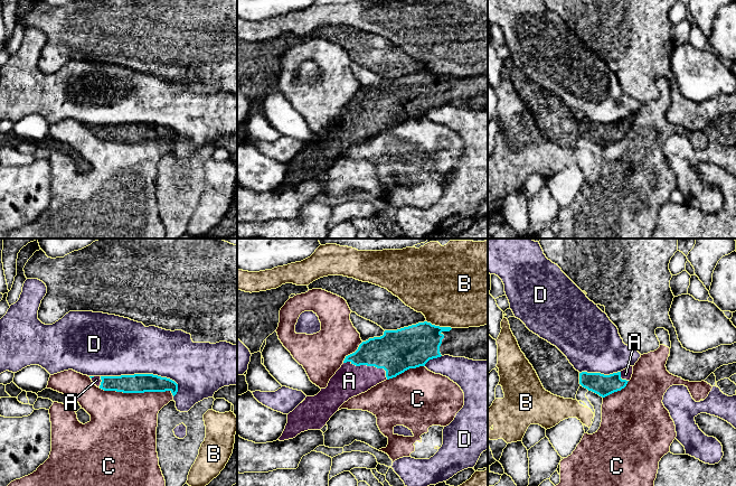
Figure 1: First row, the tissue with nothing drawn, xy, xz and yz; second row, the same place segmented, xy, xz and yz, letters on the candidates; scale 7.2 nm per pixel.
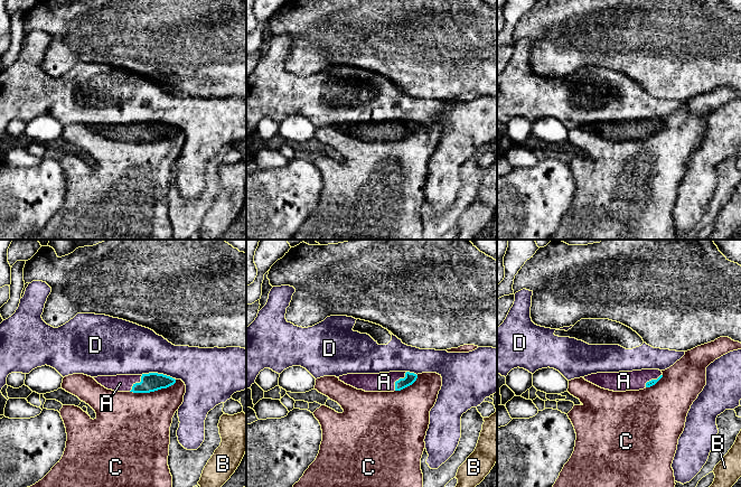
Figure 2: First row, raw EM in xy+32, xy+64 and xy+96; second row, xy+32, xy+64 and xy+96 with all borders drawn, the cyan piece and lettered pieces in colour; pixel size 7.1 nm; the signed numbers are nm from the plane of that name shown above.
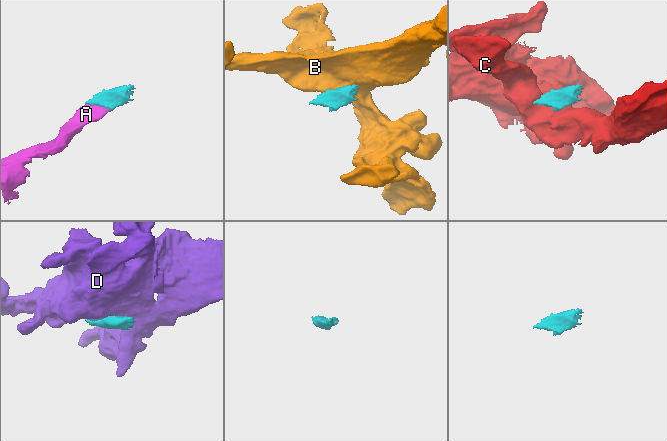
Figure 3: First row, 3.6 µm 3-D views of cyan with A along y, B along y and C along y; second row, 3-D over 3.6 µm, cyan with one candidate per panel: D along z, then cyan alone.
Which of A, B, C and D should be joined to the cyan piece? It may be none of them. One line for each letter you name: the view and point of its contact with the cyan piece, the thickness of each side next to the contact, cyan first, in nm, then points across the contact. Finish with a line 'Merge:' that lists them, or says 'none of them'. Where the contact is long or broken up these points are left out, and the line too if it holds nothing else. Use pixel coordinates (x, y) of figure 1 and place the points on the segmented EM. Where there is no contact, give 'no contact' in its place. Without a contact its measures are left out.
A: meets cyan in xz at (368, 365); 300 nm thick on the cyan side, 240 nm on the other; runs through xz (397, 351), (368, 365), (349, 381)
Merge: A

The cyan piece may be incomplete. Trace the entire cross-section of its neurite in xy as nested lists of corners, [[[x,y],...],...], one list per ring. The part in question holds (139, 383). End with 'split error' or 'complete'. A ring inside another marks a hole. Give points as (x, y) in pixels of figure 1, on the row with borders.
[[[153,374],[89,377],[97,387],[104,391],[116,391],[123,393],[170,391],[173,396],[178,392],[178,384],[174,381]]]; split error

